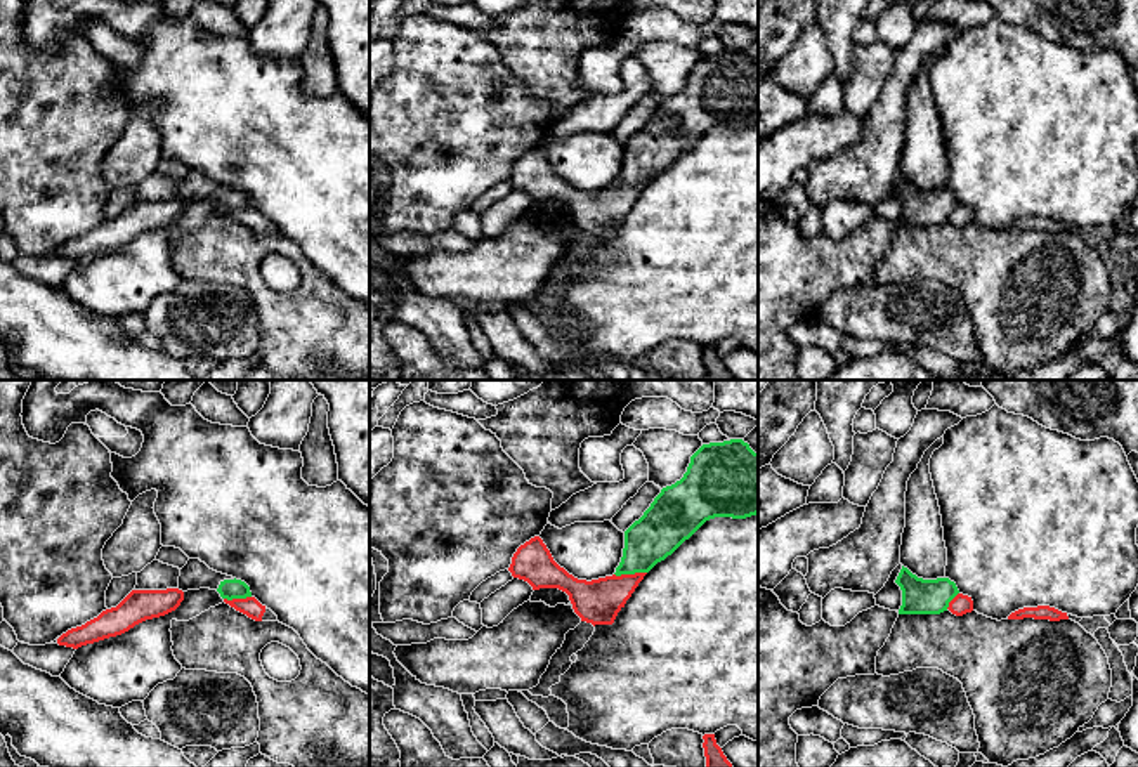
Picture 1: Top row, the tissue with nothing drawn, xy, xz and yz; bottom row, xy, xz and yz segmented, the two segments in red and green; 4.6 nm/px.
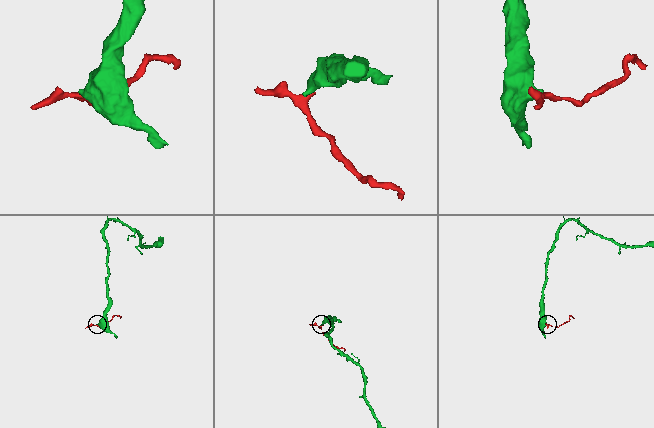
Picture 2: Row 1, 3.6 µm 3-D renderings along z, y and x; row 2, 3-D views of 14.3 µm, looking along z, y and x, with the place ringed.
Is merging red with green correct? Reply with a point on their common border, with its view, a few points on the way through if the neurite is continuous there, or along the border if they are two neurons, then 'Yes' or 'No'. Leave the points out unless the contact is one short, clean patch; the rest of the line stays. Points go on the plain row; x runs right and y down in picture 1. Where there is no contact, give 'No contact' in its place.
Touches red at xz (630, 186). Boundary: xz (646, 183), (614, 186). No

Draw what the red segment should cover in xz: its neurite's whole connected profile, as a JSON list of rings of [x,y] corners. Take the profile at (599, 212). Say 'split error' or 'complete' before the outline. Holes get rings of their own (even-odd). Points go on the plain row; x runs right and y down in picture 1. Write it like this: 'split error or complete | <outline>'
complete | [[[540,148],[517,160],[508,179],[513,189],[527,193],[533,201],[559,200],[569,206],[581,233],[612,236],[647,184],[578,191],[560,179]]]

